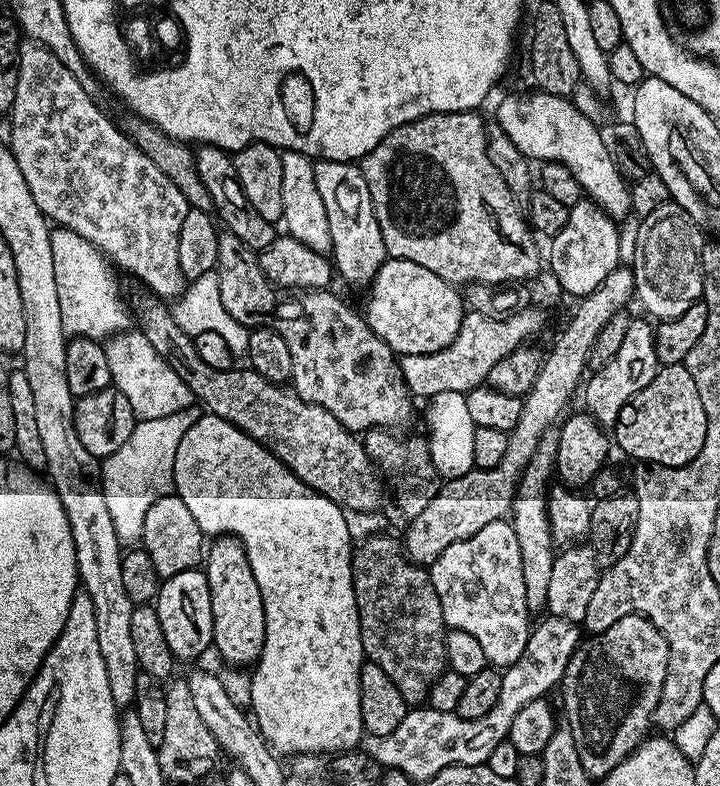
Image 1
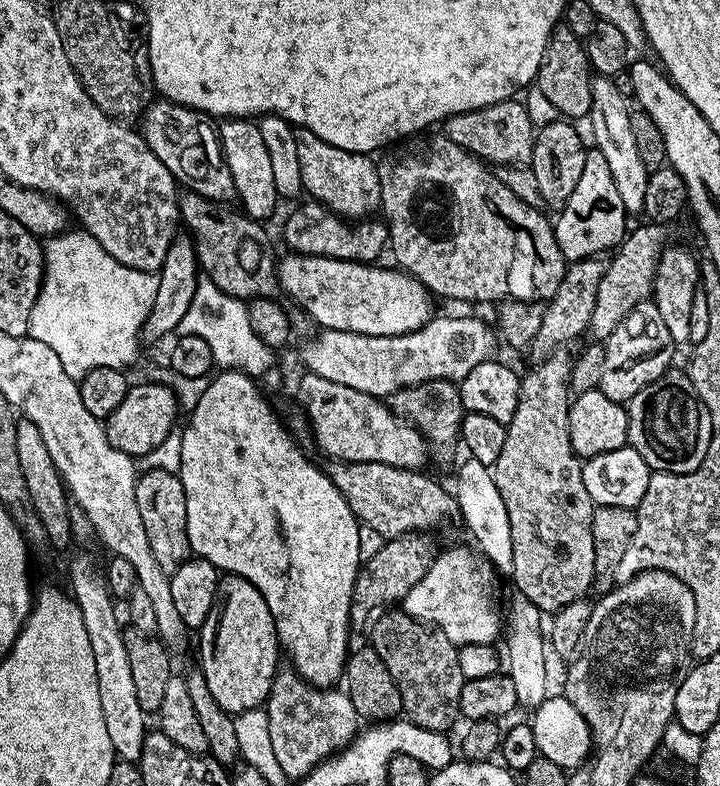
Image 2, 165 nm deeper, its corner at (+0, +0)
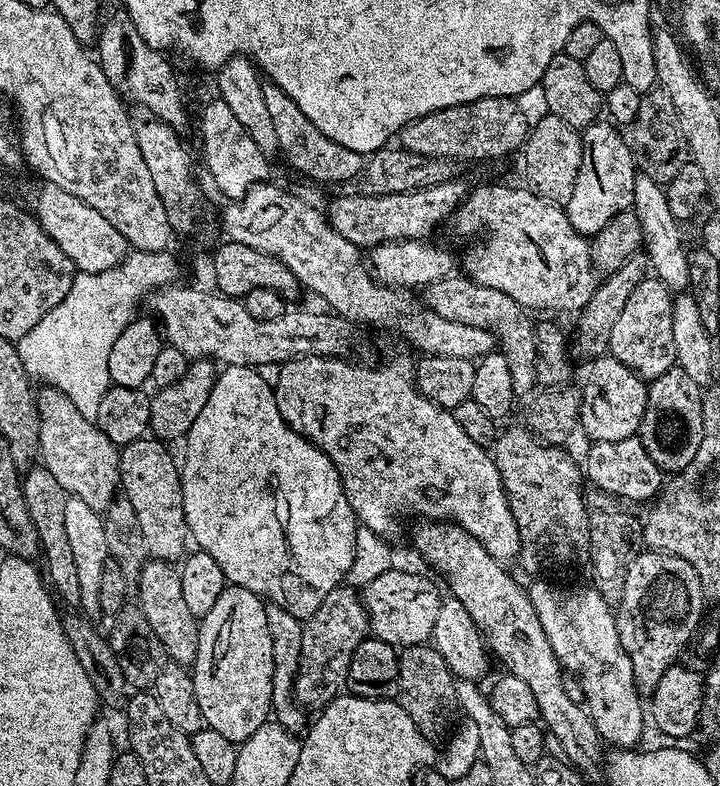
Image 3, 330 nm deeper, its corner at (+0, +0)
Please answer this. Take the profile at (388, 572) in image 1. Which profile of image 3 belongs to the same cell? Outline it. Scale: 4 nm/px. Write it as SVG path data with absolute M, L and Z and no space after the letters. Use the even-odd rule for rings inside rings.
M431 643L411 644L400 652L398 703L406 710L406 714L410 714L414 726L427 740L447 741L457 723L455 720L460 703L455 696L455 682L456 677L446 666L446 662L442 662L442 654L438 654L438 650Z

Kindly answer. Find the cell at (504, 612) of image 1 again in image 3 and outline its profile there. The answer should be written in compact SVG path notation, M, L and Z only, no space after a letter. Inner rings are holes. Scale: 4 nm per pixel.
M393 570L378 574L374 582L364 585L362 599L364 609L368 611L371 635L387 644L406 649L411 644L423 644L431 637L442 596L436 593L435 586L426 577Z

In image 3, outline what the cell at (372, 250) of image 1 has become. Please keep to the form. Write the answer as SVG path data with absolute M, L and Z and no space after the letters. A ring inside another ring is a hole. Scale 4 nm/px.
M271 82L262 83L262 99L266 101L266 107L270 113L270 119L274 121L274 131L278 134L278 146L282 156L288 159L288 164L296 172L301 172L308 180L317 180L320 184L336 184L343 186L347 180L354 178L362 170L365 157L354 150L346 150L346 146L338 146L334 138L326 138L277 84Z

